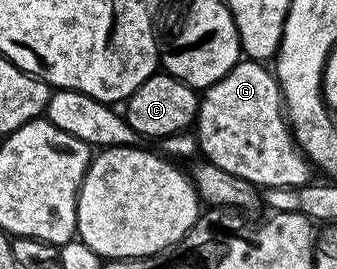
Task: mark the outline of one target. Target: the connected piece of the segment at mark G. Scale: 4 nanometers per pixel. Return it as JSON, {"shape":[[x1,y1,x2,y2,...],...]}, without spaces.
{"shape":[[240,61,225,77,221,77,211,87,202,92,199,113,193,124,197,132,202,158,217,165,225,173,244,179,256,189,266,187,297,187,309,183,312,164,309,162,287,122,283,106,283,91,275,78,272,68,259,61]]}

